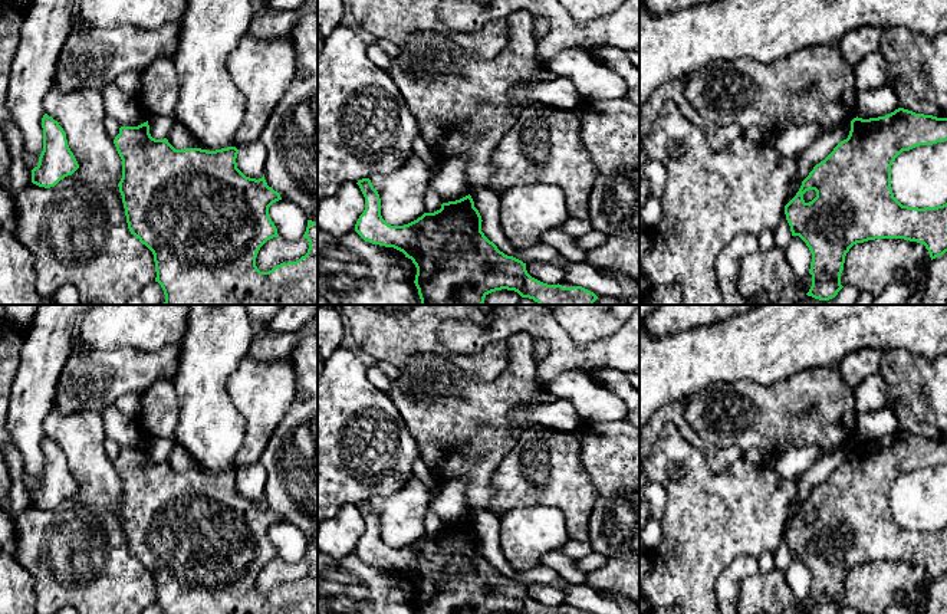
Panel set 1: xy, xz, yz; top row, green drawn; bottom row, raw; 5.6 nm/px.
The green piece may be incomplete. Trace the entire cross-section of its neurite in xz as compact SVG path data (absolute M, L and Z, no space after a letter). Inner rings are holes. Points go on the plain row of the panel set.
M369 500L356 505L365 519L365 532L359 538L355 554L372 567L394 569L411 581L417 590L415 608L418 614L591 614L582 608L563 610L548 607L532 600L526 585L507 578L481 554L481 538L471 518L443 525L434 535L424 535L404 548L391 548L381 538L381 521Z

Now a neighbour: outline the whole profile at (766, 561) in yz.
M764 552L757 558L757 568L760 572L767 574L776 568L775 555Z

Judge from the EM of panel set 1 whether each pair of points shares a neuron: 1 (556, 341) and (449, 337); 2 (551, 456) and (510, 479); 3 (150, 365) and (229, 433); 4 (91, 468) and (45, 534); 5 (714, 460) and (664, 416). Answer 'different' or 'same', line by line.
1: same
2: same
3: different
4: same
5: same

